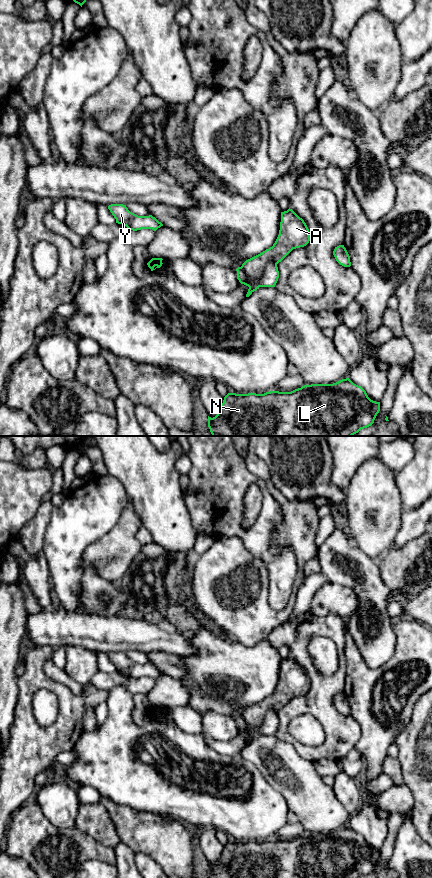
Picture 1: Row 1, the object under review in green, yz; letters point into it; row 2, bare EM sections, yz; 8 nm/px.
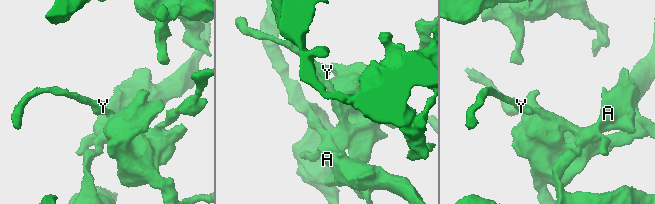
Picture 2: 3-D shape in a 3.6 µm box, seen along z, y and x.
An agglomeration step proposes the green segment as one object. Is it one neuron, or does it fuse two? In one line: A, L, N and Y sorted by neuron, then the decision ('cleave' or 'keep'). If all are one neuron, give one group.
A L N / Y; cleave

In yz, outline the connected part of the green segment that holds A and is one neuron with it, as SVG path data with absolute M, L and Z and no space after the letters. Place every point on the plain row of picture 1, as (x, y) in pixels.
M292 657L281 660L279 683L272 695L246 708L242 712L247 727L240 730L249 735L249 745L260 735L260 726L268 711L281 710L293 697L306 694L310 689L309 677L302 666Z

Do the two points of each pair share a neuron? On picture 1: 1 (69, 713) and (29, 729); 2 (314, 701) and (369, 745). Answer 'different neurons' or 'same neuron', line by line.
1: same neuron
2: different neurons

